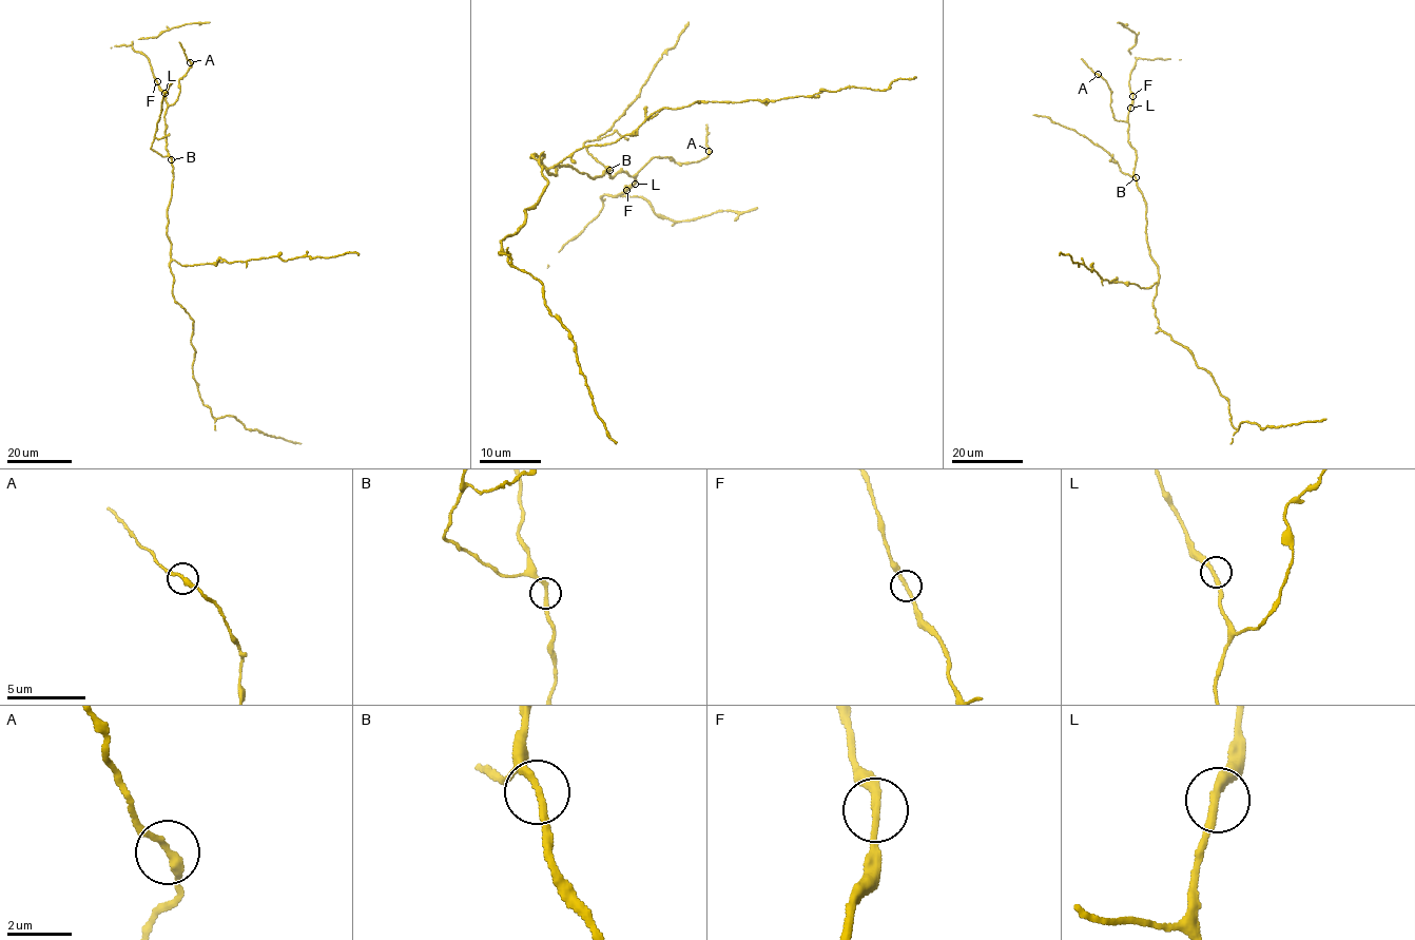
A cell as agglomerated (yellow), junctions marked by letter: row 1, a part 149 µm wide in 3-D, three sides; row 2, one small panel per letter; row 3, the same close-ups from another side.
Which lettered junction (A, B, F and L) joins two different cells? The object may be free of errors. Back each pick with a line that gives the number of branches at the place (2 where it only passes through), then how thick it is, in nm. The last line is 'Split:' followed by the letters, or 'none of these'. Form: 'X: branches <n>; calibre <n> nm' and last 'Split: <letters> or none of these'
Split: none of these

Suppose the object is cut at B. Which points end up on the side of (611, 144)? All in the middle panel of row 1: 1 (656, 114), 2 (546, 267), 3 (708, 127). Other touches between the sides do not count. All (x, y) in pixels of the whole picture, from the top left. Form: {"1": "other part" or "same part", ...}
{"1": "same part", "2": "other part", "3": "other part"}

